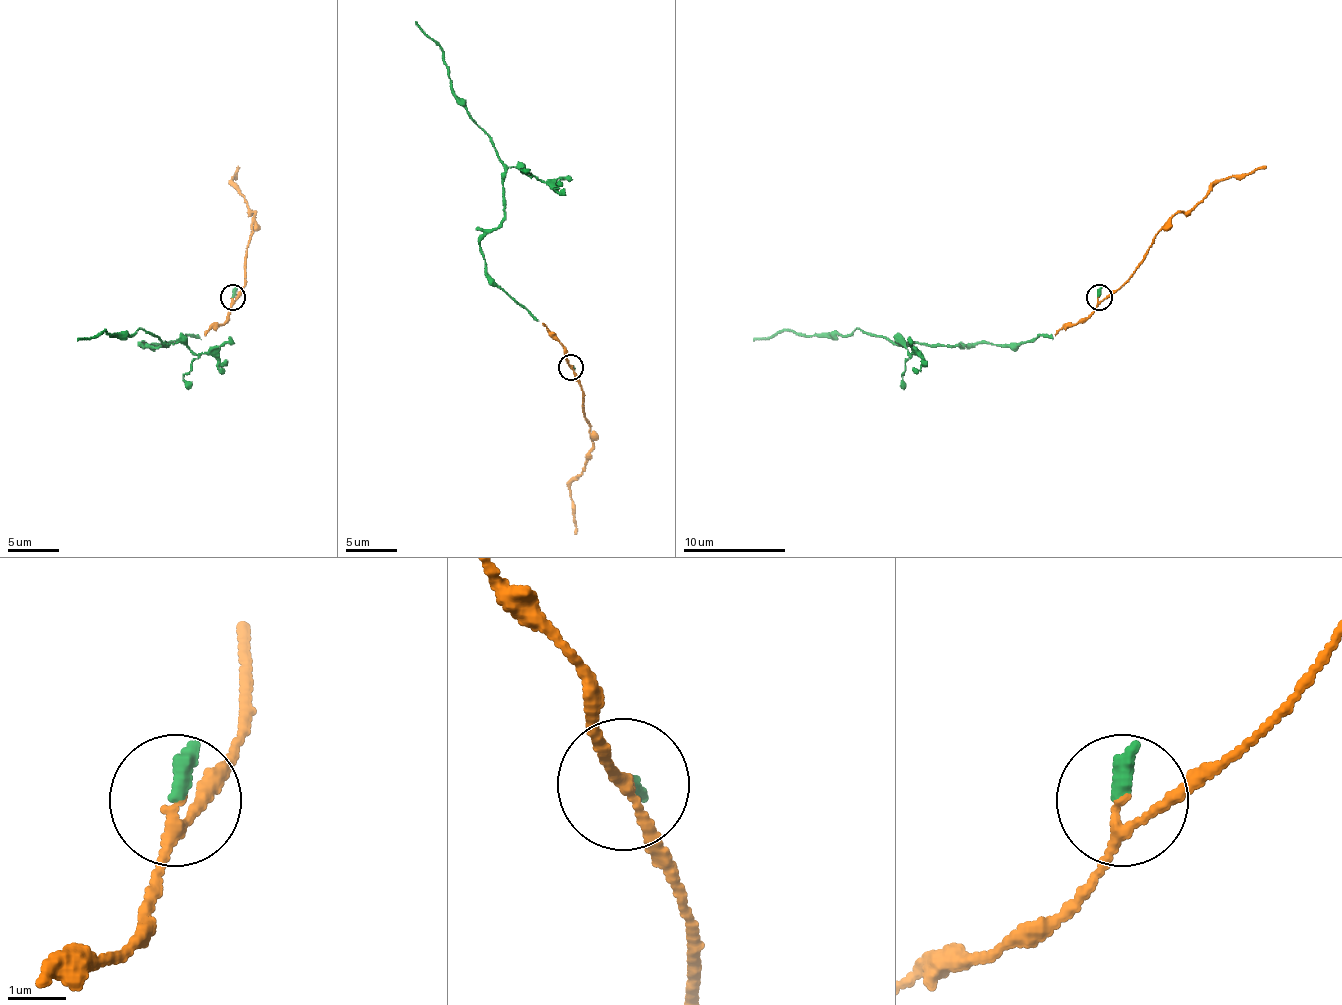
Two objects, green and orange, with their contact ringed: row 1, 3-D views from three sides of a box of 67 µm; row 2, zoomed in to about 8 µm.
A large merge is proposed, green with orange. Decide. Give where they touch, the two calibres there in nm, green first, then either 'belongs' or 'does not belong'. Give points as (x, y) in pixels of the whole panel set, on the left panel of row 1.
(233, 297) | 280/150 nm | belongs

